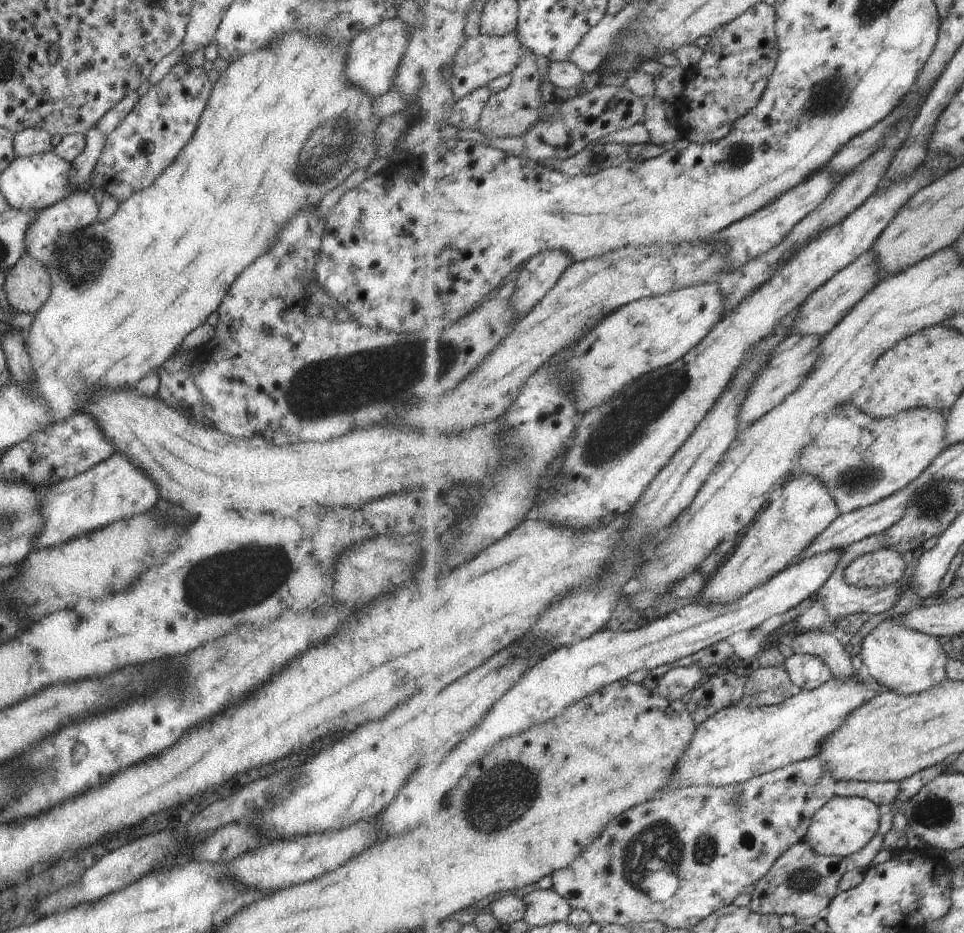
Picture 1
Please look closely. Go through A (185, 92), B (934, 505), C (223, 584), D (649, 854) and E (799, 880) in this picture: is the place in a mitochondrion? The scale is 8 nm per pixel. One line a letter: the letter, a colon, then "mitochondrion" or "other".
A: other
B: mitochondrion
C: mitochondrion
D: mitochondrion
E: mitochondrion

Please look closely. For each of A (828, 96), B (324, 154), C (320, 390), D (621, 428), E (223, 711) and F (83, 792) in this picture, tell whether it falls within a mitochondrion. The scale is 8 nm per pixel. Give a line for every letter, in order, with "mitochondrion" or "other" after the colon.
A: mitochondrion
B: mitochondrion
C: mitochondrion
D: mitochondrion
E: other
F: other

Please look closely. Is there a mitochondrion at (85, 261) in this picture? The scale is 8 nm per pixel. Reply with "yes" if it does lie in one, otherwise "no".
yes

